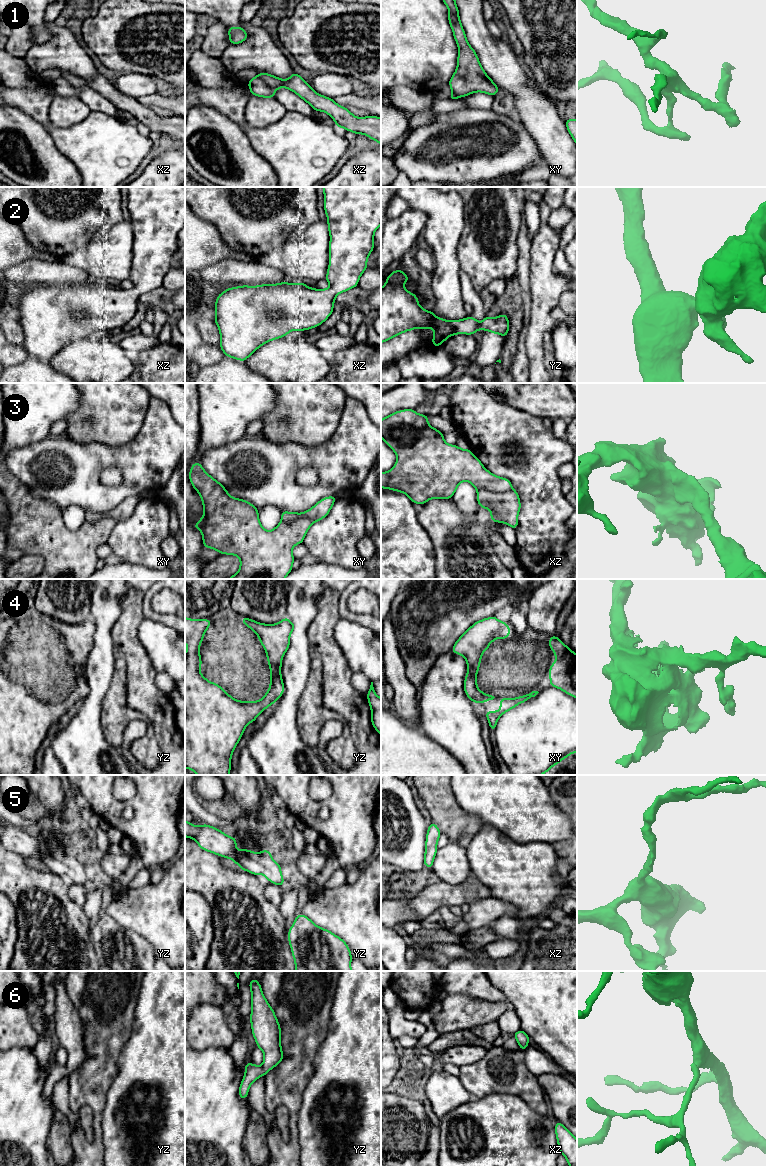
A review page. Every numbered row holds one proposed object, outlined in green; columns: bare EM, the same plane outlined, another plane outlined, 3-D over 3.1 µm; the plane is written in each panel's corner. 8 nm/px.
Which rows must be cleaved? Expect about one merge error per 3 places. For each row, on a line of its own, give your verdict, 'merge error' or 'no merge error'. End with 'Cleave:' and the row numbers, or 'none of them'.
1: merge error
2: no merge error
3: merge error
4: no merge error
5: no merge error
6: no merge error
Cleave: 1, 3

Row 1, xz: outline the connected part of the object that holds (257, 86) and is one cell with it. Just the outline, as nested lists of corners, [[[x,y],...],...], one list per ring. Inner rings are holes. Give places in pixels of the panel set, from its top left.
[[[257,75],[247,82],[250,92],[254,96],[274,98],[275,92]]]

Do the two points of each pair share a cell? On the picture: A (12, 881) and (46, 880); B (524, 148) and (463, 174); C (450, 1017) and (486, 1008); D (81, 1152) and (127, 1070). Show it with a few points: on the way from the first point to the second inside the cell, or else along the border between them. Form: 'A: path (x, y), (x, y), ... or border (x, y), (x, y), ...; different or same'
A: path (20, 881), (38, 881); same
B: path (509, 151), (499, 158), (478, 160); same
C: path (459, 1012), (477, 1011); same
D: border (108, 1092), (102, 1111), (102, 1139); different

